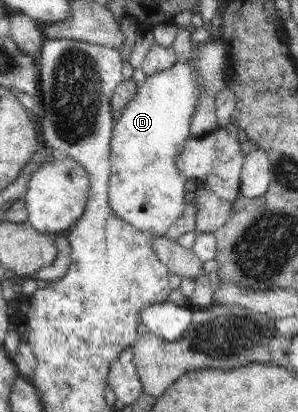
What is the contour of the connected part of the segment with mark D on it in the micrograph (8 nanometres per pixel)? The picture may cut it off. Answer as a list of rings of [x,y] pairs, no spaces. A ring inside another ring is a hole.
[[[176,61],[170,69],[146,77],[136,96],[126,104],[121,118],[115,124],[110,138],[111,172],[107,184],[109,209],[115,216],[149,236],[165,236],[171,224],[181,216],[188,196],[185,195],[183,177],[175,169],[173,158],[179,154],[183,142],[189,137],[189,124],[200,96],[198,80],[191,73],[191,64]]]

